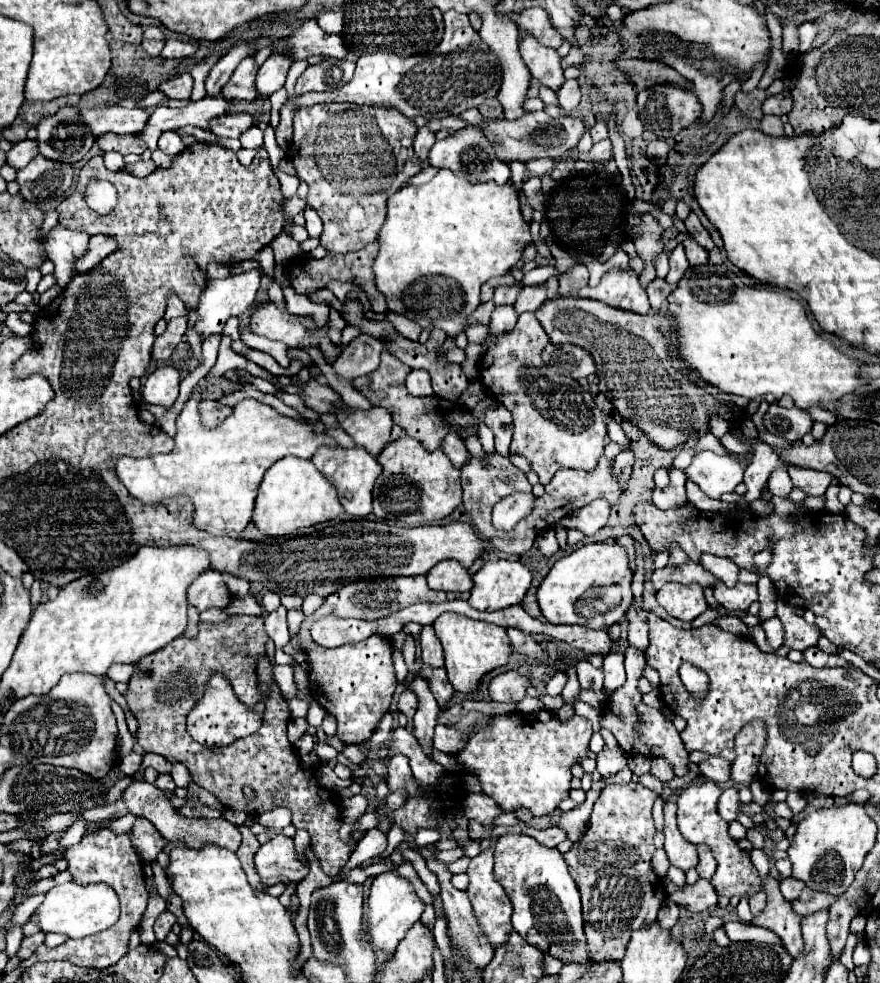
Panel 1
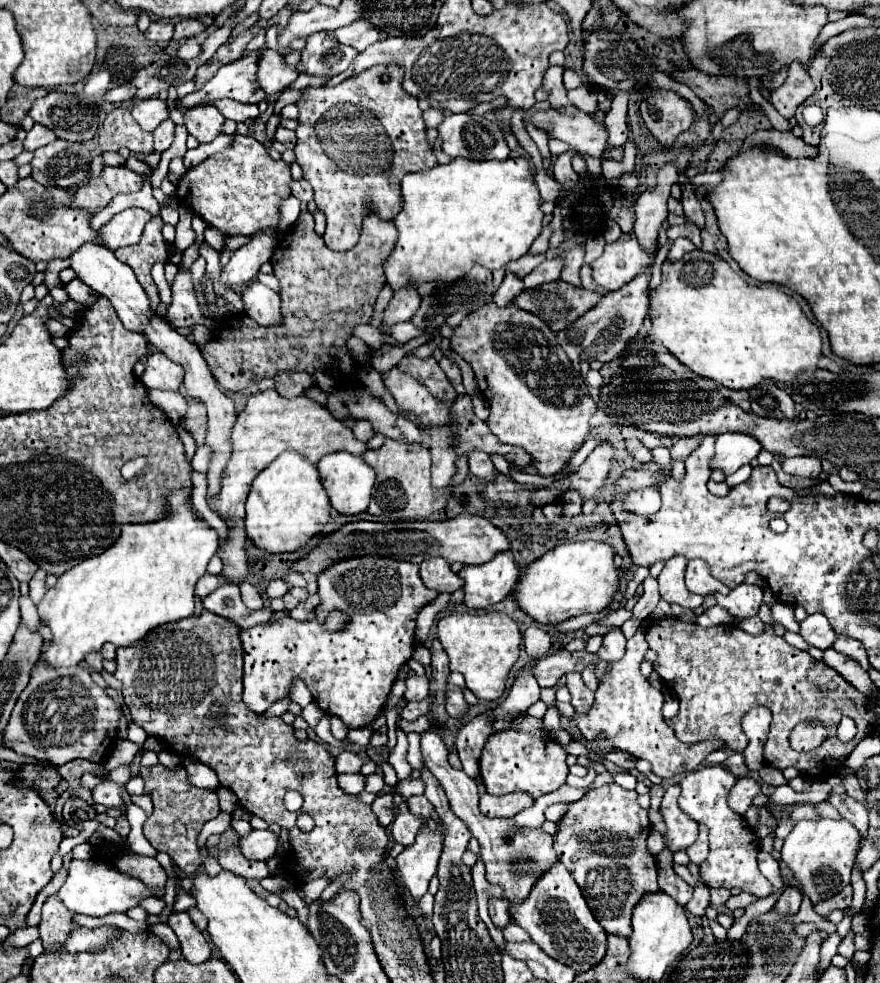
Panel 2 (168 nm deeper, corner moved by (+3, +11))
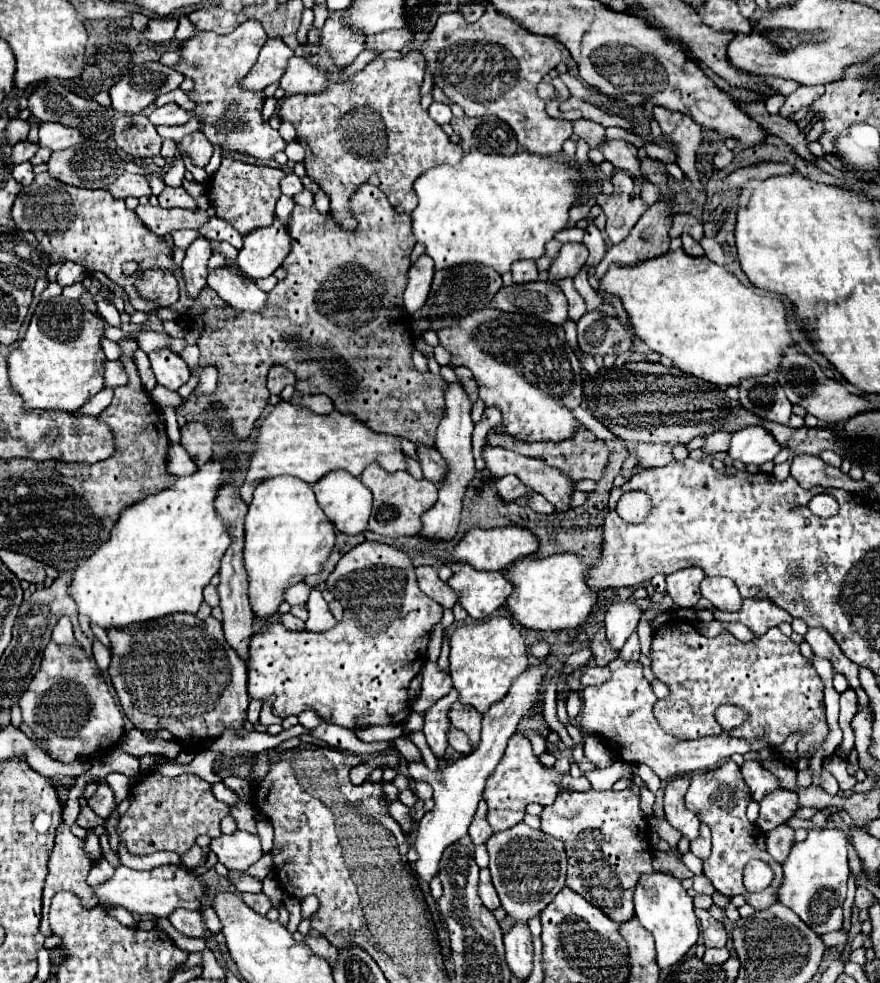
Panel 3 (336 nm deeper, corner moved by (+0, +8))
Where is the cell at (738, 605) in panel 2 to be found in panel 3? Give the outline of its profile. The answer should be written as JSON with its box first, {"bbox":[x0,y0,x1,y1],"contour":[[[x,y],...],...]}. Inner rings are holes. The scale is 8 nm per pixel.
{"bbox":[714,598,792,636],"contour":[[[750,598],[742,600],[742,608],[738,612],[716,610],[714,616],[716,620],[722,622],[740,622],[748,626],[756,636],[762,636],[766,628],[778,626],[782,622],[792,622],[792,616],[786,610],[778,608],[772,600],[750,600]]]}

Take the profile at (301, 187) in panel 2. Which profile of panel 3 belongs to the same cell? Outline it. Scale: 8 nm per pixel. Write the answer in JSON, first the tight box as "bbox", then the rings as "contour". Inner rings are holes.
{"bbox":[282,174,304,196],"contour":[[[288,174],[284,180],[282,180],[282,194],[288,194],[288,196],[296,196],[304,190],[300,178],[296,174]]]}

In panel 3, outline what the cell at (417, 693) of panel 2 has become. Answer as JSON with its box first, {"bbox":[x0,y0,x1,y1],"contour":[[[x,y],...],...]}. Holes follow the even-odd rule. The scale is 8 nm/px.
{"bbox":[412,660,452,712],"contour":[[[430,660],[424,664],[422,676],[424,676],[424,680],[422,680],[420,696],[416,698],[416,704],[412,706],[412,710],[416,710],[416,712],[426,712],[436,700],[446,696],[452,688],[448,670],[438,670],[438,666]]]}

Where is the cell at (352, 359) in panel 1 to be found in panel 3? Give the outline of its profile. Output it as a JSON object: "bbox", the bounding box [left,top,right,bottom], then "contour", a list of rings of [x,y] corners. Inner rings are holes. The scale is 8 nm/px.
{"bbox":[402,254,434,314],"contour":[[[422,254],[408,272],[408,286],[406,286],[404,298],[402,298],[408,314],[414,314],[416,310],[420,310],[424,306],[426,296],[430,292],[432,276],[434,276],[434,262],[426,254]]]}

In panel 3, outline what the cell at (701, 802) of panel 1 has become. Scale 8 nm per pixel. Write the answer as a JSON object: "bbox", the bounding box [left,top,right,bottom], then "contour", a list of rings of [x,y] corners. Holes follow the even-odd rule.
{"bbox":[684,760,782,910],"contour":[[[728,760],[716,770],[696,772],[692,776],[692,782],[690,782],[690,788],[688,788],[684,800],[686,800],[686,808],[690,812],[694,812],[712,830],[712,854],[704,862],[704,876],[724,896],[732,898],[734,894],[744,894],[746,902],[752,904],[754,910],[770,908],[778,898],[776,896],[778,888],[782,886],[782,870],[780,870],[778,864],[770,864],[770,868],[774,870],[774,882],[768,888],[764,888],[764,892],[748,894],[746,888],[740,884],[742,882],[742,870],[744,870],[748,860],[758,858],[758,860],[764,860],[764,862],[772,862],[772,858],[768,856],[768,852],[764,848],[764,842],[766,842],[764,832],[758,830],[758,826],[754,826],[746,818],[746,806],[750,802],[750,790],[746,788],[746,782],[740,774],[740,768],[732,760]]]}

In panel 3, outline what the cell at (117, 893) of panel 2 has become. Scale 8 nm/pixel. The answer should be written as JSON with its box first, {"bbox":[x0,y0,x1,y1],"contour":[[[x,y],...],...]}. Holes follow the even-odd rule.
{"bbox":[92,866,204,918],"contour":[[[118,866],[114,876],[92,888],[94,896],[98,896],[98,904],[102,908],[124,908],[130,914],[152,914],[154,918],[170,916],[176,908],[198,910],[200,898],[204,894],[204,884],[192,876],[188,870],[180,866],[160,866],[154,870],[132,870],[126,866]]]}

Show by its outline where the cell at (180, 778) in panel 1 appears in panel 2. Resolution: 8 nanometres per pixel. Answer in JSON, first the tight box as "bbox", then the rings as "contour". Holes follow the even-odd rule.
{"bbox":[183,759,219,791],"contour":[[[187,759],[187,761],[183,763],[183,767],[187,769],[189,781],[191,781],[195,787],[203,787],[203,789],[209,789],[209,791],[217,791],[217,789],[219,789],[219,779],[217,779],[217,775],[215,775],[207,765],[203,765],[201,761],[197,761],[197,759]]]}

